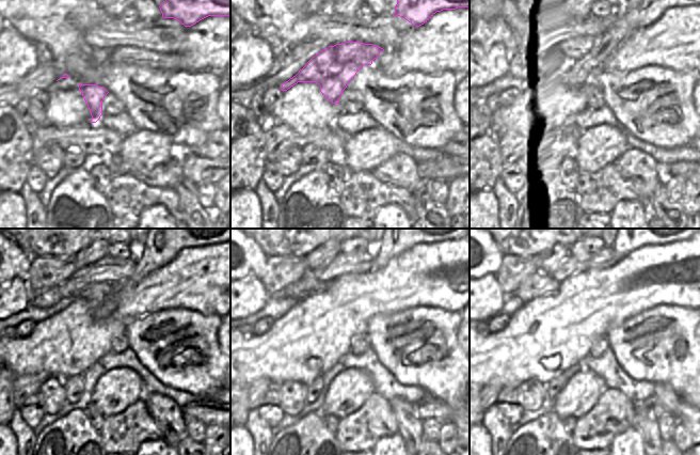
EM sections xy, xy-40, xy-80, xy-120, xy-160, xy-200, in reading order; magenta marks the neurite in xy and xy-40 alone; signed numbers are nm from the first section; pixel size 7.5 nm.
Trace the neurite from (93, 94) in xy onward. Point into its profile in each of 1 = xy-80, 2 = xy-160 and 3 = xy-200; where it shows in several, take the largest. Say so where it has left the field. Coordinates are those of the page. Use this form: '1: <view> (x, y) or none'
1: xy-80 (576, 63)
2: xy-160 (388, 250)
3: xy-200 (622, 250)

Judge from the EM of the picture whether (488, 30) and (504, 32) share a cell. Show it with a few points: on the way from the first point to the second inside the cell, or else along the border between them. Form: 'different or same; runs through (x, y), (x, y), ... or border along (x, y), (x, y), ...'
same; runs through (492, 30), (499, 31)

